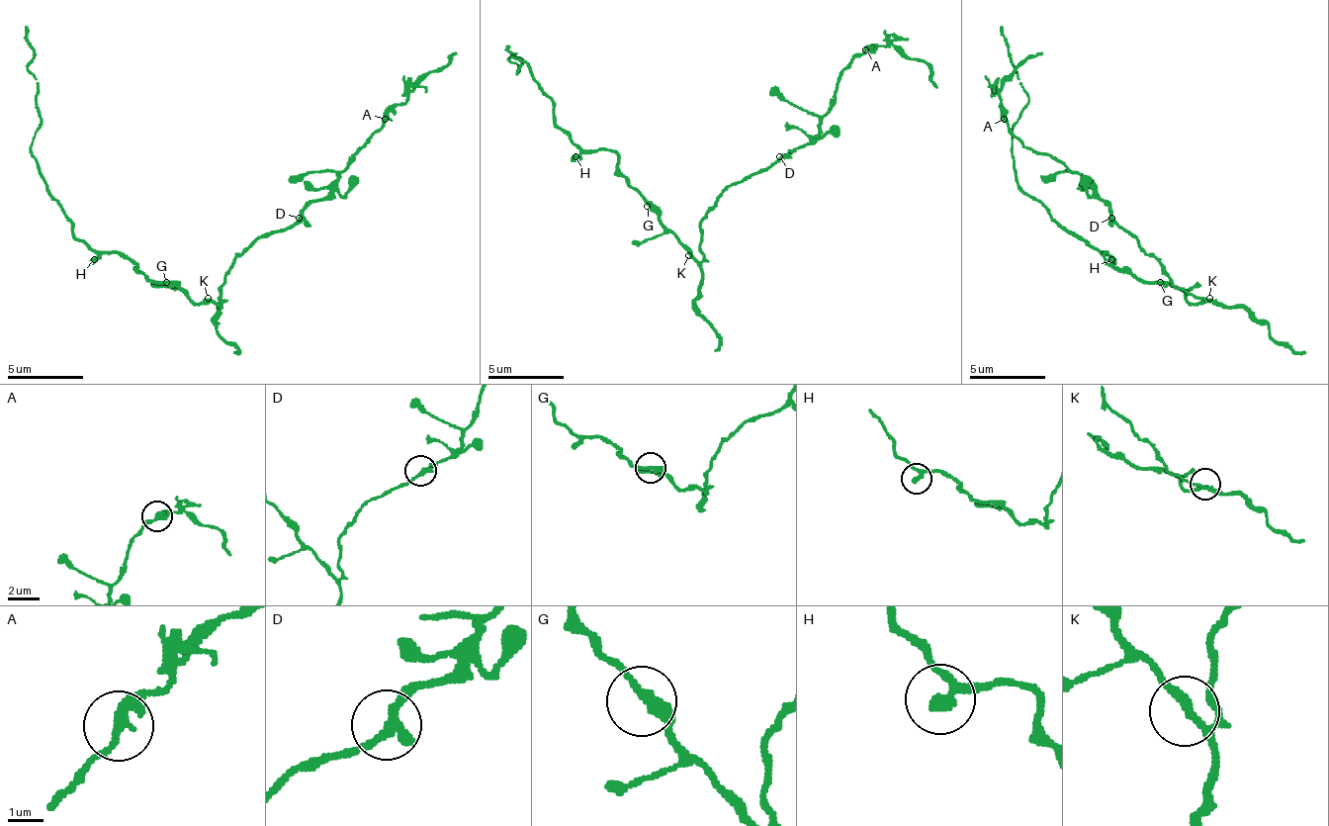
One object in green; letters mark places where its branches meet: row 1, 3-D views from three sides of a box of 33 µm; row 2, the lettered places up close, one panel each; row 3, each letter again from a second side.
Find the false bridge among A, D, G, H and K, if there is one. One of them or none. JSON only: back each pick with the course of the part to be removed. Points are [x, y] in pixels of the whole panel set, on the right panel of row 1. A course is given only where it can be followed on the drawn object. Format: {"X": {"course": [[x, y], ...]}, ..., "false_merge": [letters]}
{"A": {"course": [[1005, 120], [1002, 89], [1017, 70], [1043, 51]]}, "false_merge": ["A"]}

